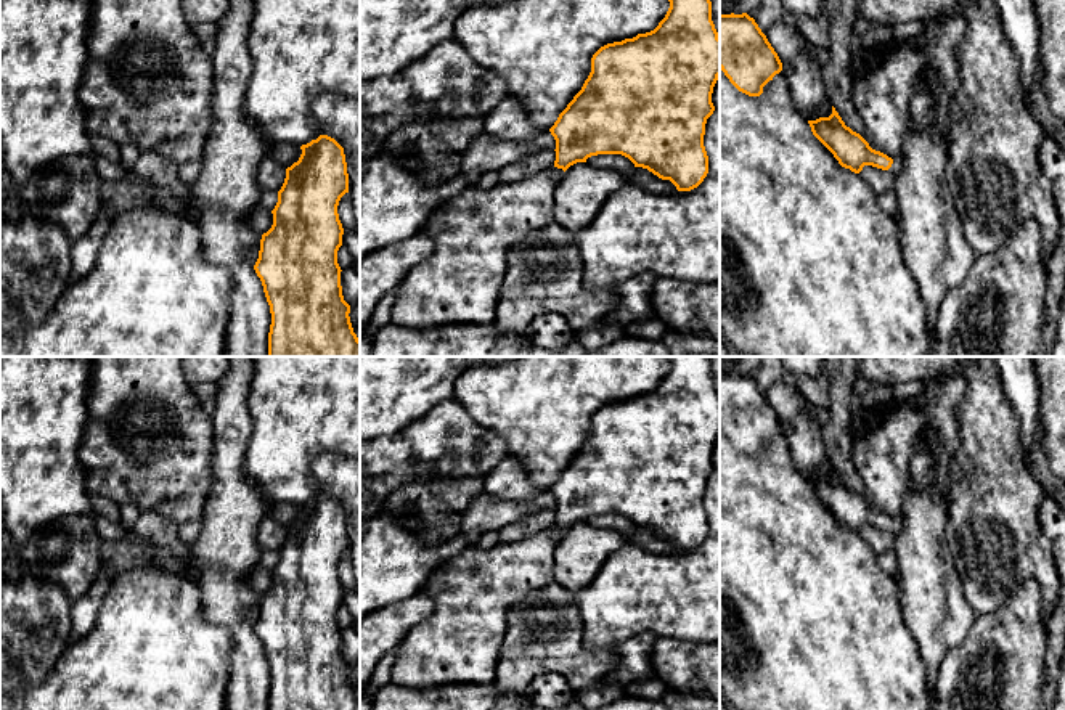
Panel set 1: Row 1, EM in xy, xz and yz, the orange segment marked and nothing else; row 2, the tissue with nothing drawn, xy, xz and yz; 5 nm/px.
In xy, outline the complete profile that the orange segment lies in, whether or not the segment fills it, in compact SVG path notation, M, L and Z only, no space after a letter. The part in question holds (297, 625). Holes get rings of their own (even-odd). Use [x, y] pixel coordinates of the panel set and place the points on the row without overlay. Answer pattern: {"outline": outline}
{"outline": "M320 495L300 506L297 522L286 528L278 551L271 588L262 594L254 625L270 665L268 710L360 710L360 699L350 683L350 665L344 660L337 610L344 588L337 565L349 553L344 508Z"}

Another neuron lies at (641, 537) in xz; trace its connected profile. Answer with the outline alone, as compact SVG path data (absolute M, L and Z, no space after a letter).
M635 527L633 543L655 554L676 554L678 549L670 540L662 540L647 528Z

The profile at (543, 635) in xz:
M554 581L508 614L493 684L503 692L524 694L537 676L556 673L578 692L606 679L617 665L618 655L612 647L588 649L583 644L583 623L575 593Z

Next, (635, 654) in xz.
M636 635L618 643L612 651L618 655L618 665L606 678L610 683L628 684L652 676L651 654L657 643L654 635Z

